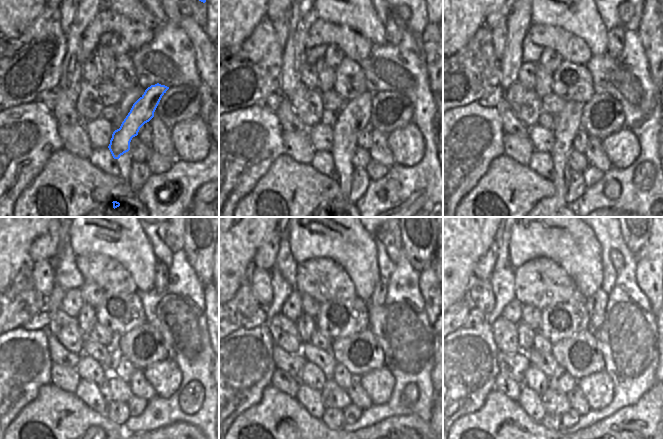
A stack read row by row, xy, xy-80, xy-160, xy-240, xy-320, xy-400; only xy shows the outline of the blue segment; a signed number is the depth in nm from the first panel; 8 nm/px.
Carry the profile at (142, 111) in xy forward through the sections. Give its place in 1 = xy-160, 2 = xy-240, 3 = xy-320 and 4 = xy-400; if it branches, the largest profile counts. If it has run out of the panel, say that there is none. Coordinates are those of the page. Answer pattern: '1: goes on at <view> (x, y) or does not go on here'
1: goes on at xy-160 (568, 124)
2: goes on at xy-240 (115, 355)
3: does not go on here
4: does not go on here

